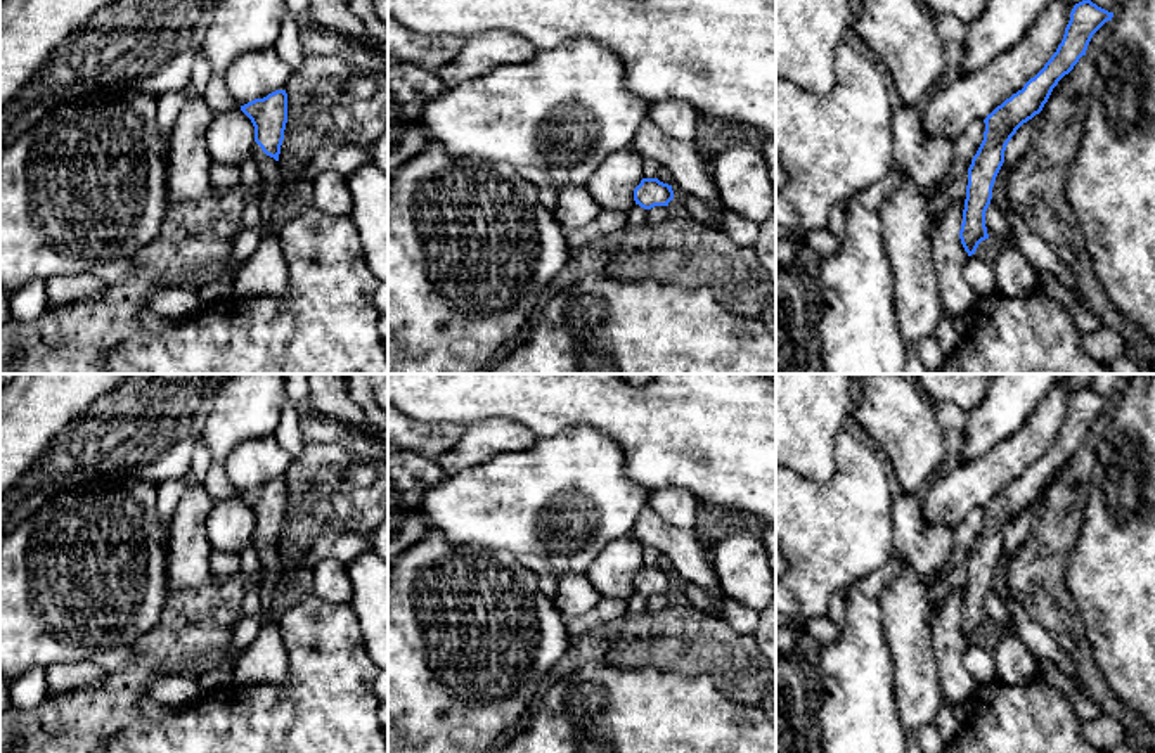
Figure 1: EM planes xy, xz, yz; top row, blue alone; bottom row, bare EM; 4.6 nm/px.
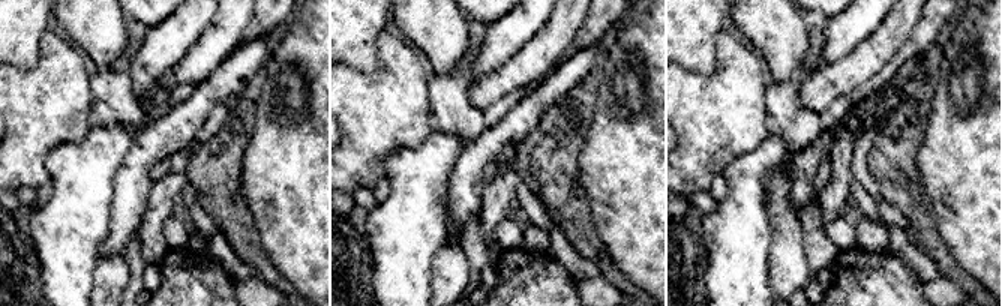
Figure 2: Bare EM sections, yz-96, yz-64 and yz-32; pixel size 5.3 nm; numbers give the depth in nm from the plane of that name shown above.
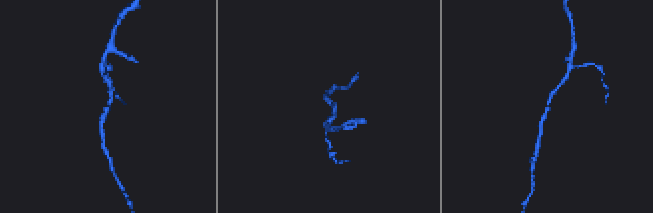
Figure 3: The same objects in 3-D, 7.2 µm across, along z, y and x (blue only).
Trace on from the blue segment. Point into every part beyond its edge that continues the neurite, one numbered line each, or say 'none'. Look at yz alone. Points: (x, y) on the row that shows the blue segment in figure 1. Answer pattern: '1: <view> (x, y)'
none

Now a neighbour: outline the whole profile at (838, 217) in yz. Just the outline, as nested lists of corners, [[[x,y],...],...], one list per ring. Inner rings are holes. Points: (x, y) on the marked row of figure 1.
[[[849,199],[831,208],[826,228],[831,232],[831,235],[842,239],[847,234],[847,223],[849,223]]]

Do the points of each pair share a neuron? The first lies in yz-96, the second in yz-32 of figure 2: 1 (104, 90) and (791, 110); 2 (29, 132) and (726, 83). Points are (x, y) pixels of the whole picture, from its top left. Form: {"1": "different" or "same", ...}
{"1": "same", "2": "same"}

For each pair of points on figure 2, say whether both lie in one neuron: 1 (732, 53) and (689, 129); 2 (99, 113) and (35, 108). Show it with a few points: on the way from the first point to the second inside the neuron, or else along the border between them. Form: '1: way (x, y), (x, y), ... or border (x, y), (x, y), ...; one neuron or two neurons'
1: way (732, 72), (732, 86), (708, 110); one neuron
2: border (90, 77), (92, 110), (89, 122), (92, 125); two neurons

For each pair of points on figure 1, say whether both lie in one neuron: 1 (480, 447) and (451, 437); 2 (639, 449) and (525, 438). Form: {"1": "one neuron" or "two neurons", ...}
{"1": "two neurons", "2": "two neurons"}

